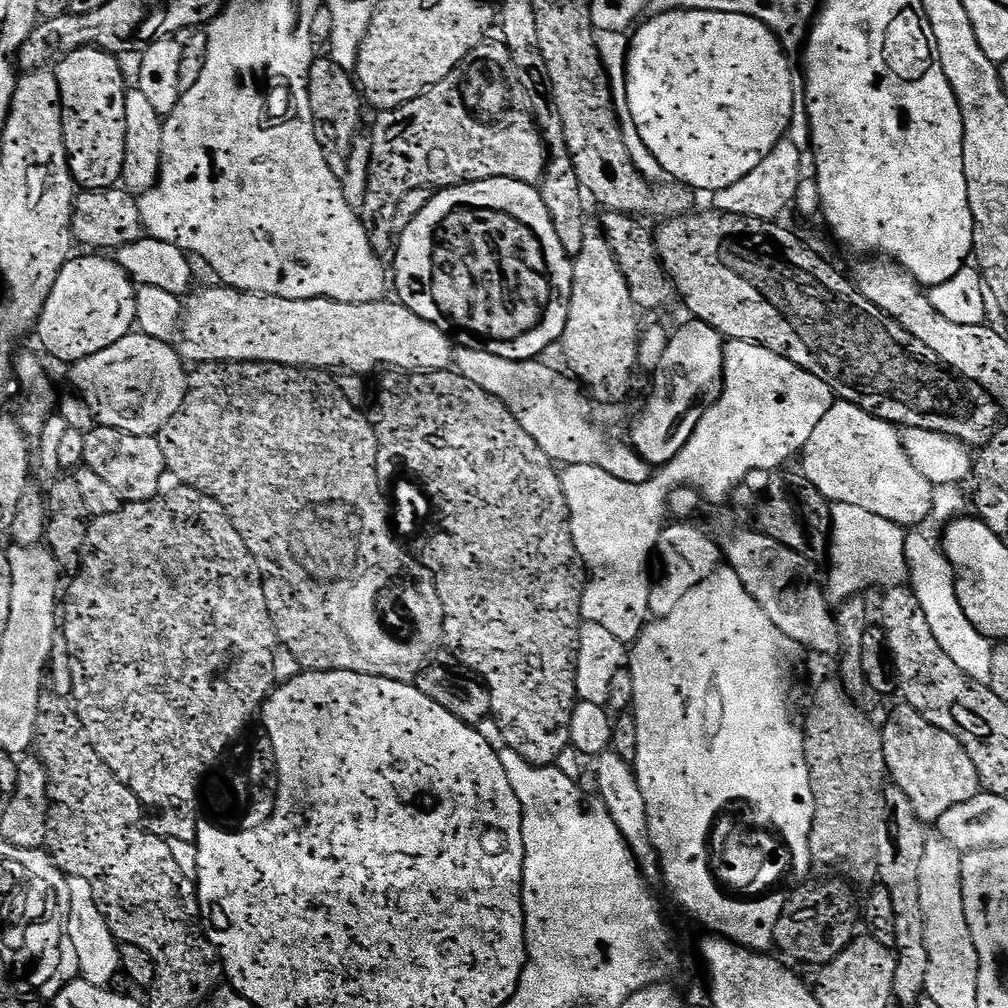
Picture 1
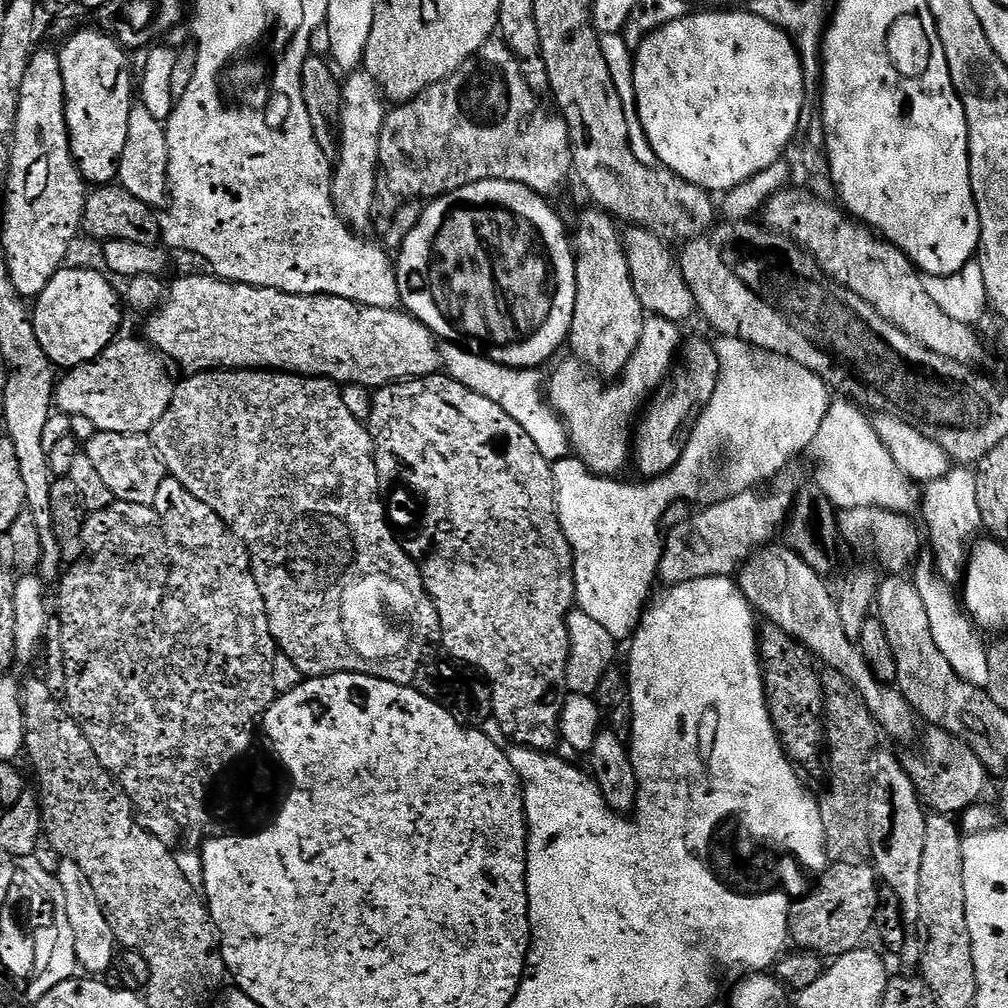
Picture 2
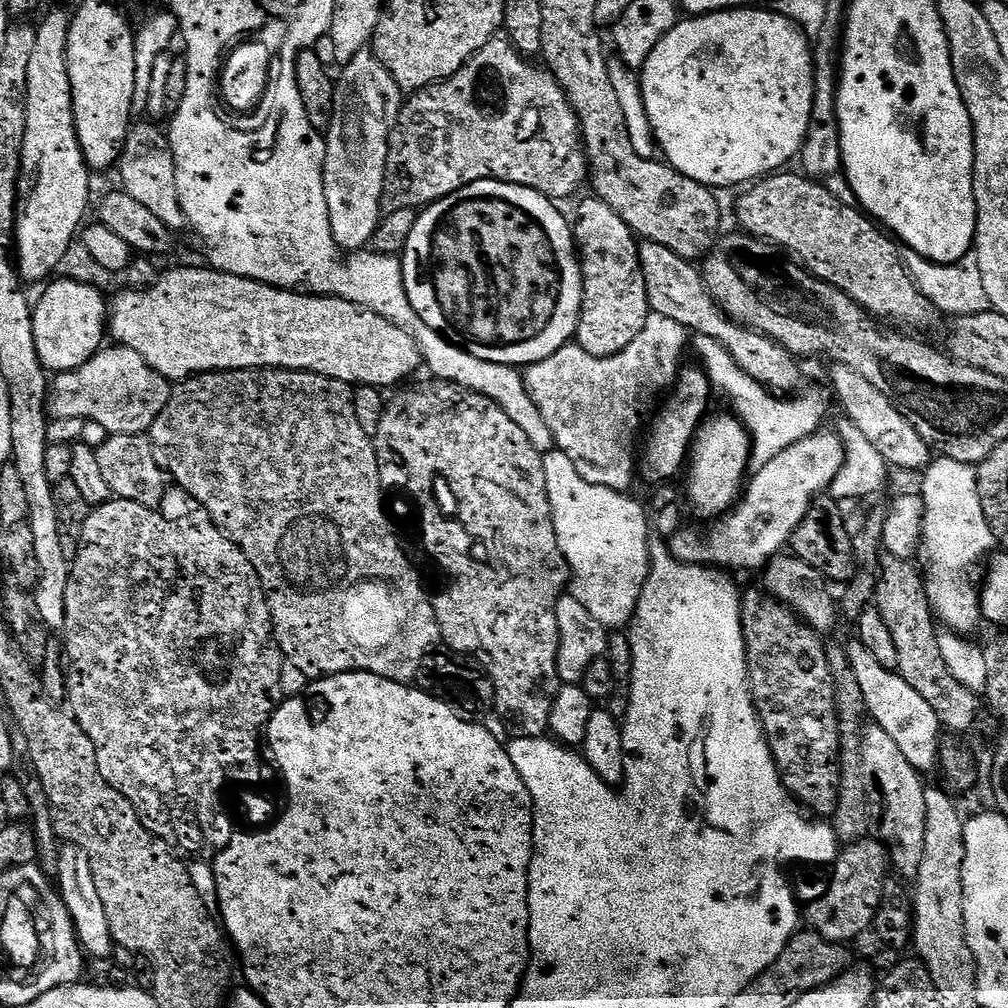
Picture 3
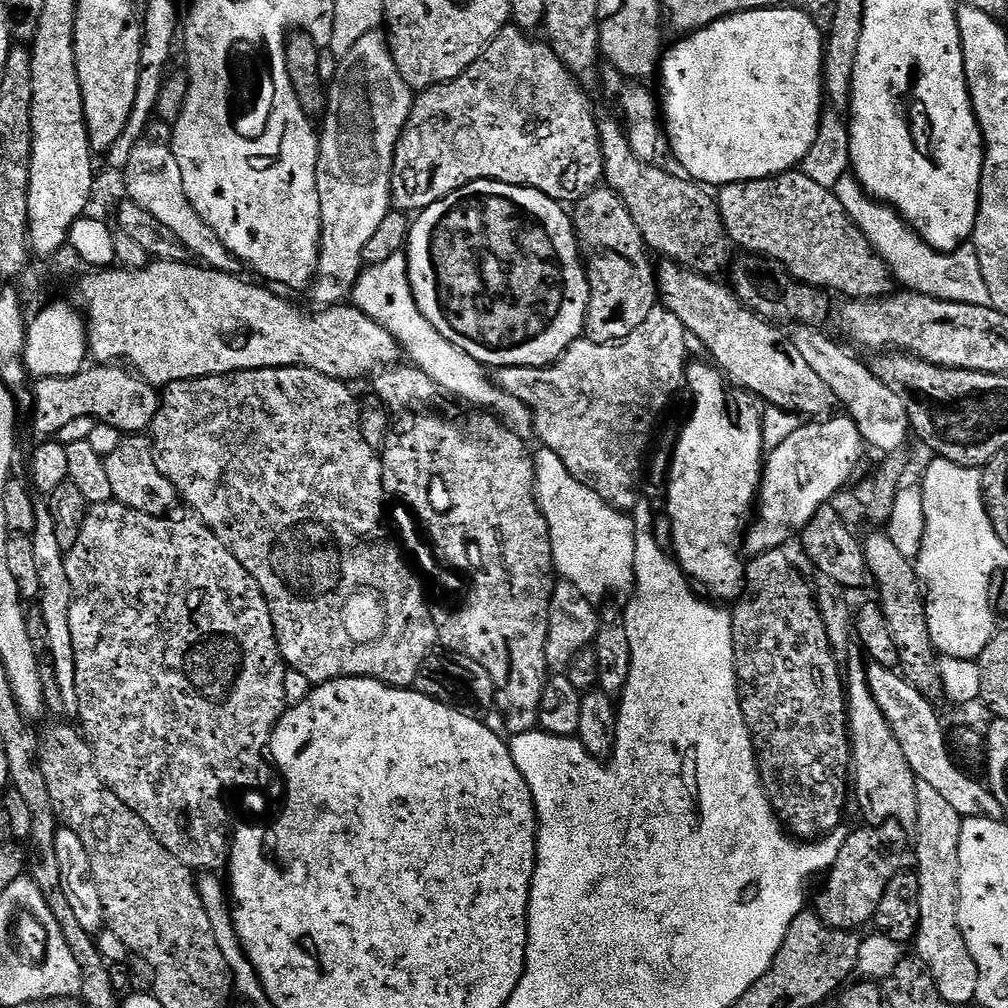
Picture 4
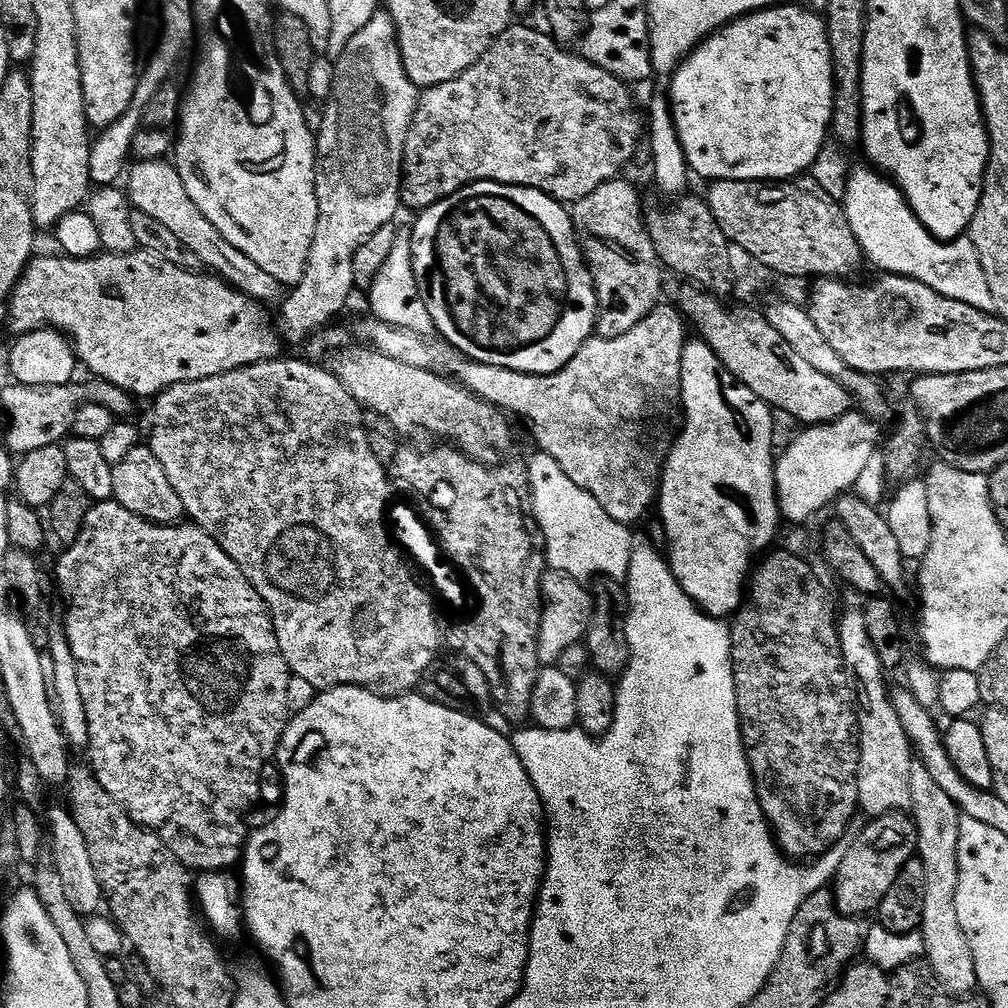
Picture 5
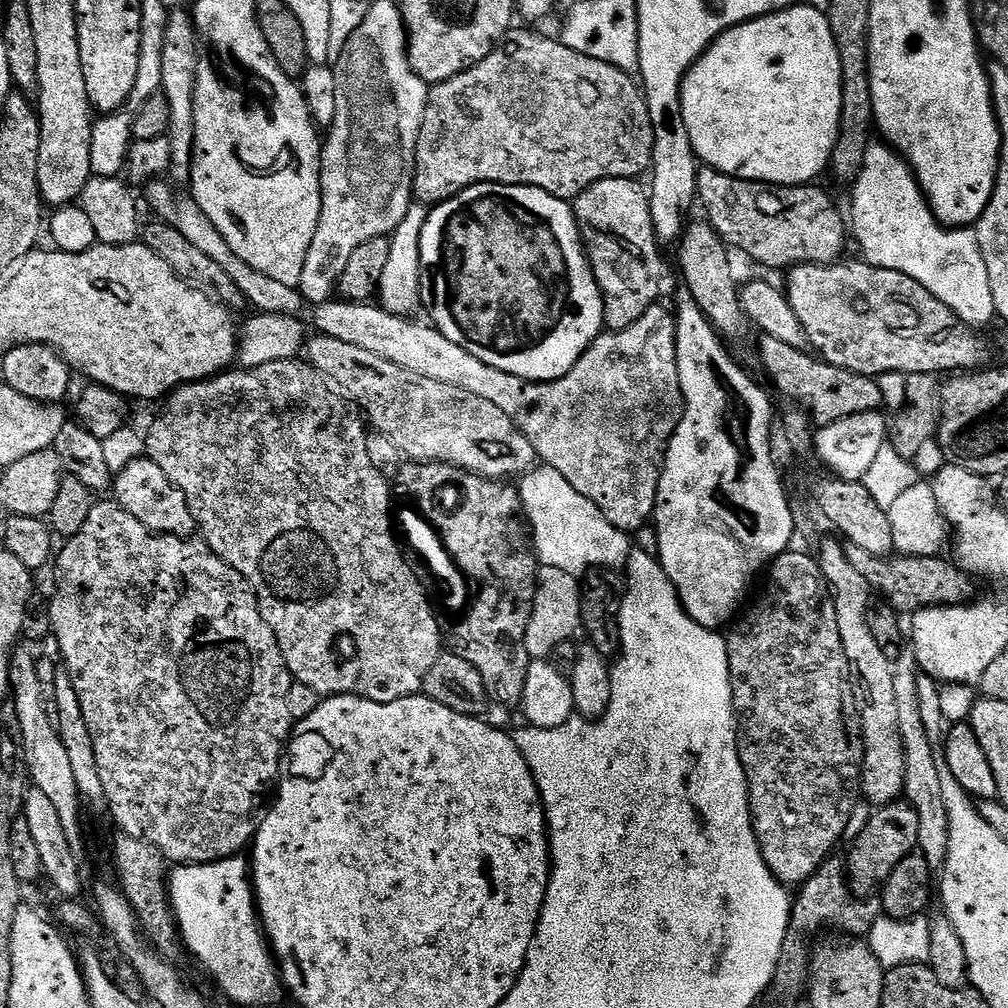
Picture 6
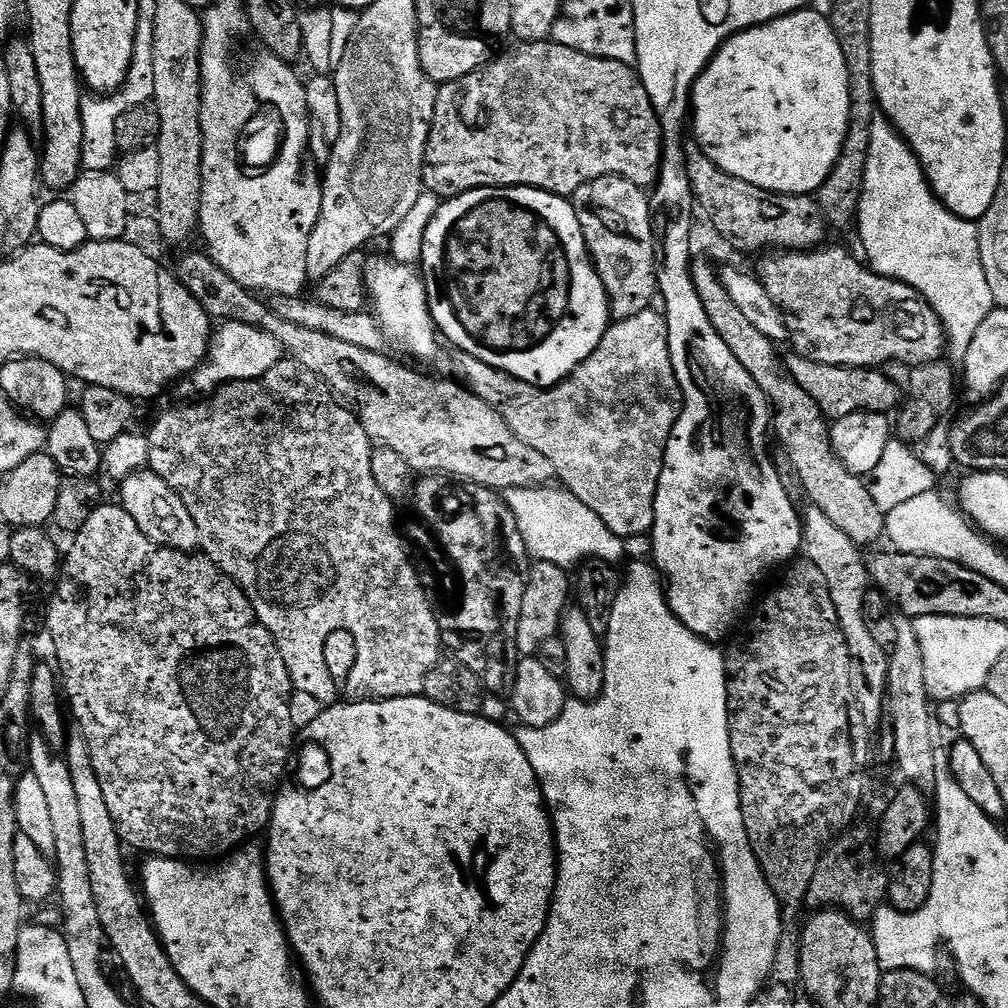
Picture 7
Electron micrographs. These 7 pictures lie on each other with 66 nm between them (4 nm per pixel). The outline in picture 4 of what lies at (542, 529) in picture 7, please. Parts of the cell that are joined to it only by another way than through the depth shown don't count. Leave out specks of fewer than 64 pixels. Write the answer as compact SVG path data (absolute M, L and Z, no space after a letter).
M541 447L535 453L536 501L548 520L552 562L565 581L573 583L593 602L603 596L631 593L635 583L634 548L636 526L627 511L612 508L597 492L590 490L549 448Z

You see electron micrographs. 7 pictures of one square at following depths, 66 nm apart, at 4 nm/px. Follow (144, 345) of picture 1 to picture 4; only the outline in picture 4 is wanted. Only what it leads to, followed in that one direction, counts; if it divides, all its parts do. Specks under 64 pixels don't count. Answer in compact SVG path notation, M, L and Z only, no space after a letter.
M116 364L90 366L64 379L42 379L35 386L32 428L40 438L55 437L67 423L82 417L110 425L122 434L140 434L151 427L160 408L159 391Z

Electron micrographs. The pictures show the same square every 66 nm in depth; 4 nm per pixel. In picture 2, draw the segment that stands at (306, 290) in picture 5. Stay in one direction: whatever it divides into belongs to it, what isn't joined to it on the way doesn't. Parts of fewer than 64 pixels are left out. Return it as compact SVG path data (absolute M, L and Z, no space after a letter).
M357 70L343 81L340 89L342 106L340 107L340 123L338 125L338 155L334 160L332 173L332 201L345 224L356 230L364 228L373 219L374 190L376 189L376 171L378 170L378 146L386 115L386 97L380 91L380 84L369 72Z

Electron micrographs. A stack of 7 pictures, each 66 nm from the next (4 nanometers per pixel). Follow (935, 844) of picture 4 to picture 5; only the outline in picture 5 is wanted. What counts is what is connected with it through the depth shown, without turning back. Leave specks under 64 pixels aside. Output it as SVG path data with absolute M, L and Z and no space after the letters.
M913 763L910 770L910 815L916 821L916 850L919 867L924 870L924 901L922 902L922 933L924 932L924 956L936 975L935 983L948 994L972 994L977 991L976 967L970 942L958 922L956 887L958 886L958 834L962 813L955 802L947 797L946 790L930 778L930 770L922 763Z

